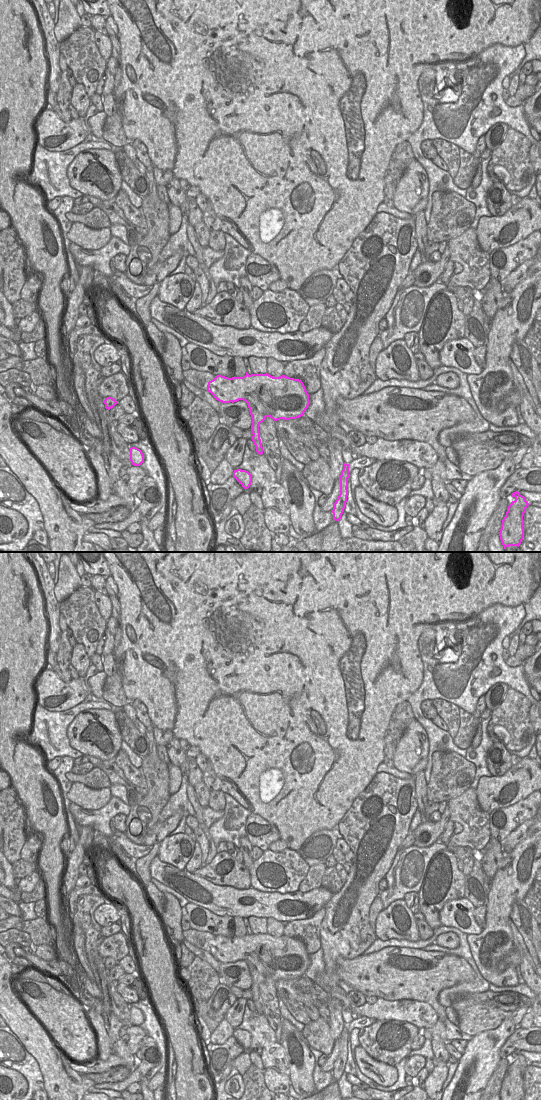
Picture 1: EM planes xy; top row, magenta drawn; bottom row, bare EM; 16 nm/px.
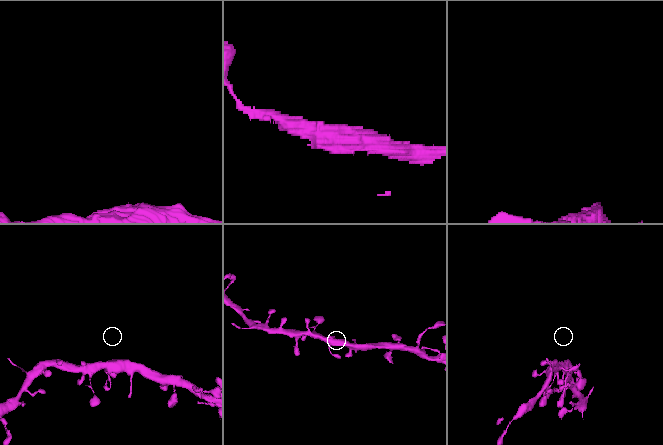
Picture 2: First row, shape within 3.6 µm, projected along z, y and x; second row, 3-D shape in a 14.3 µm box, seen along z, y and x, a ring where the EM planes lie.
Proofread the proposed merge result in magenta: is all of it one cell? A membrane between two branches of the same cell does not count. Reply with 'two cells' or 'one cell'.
one cell

